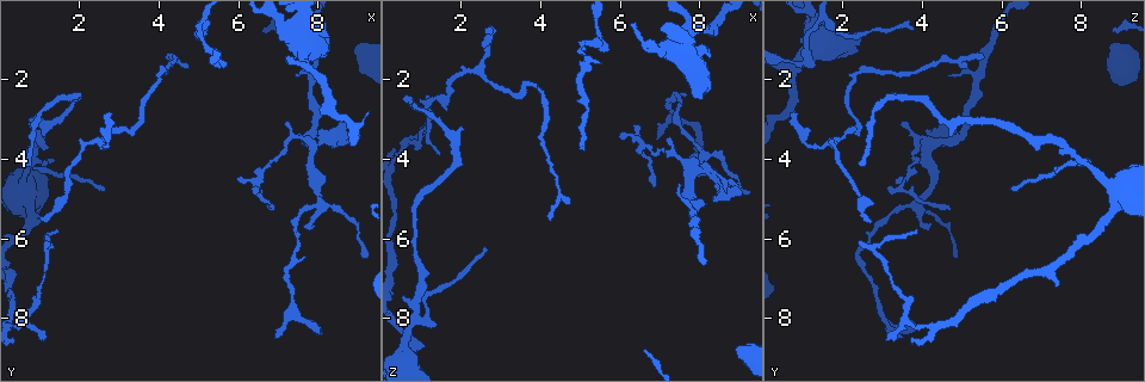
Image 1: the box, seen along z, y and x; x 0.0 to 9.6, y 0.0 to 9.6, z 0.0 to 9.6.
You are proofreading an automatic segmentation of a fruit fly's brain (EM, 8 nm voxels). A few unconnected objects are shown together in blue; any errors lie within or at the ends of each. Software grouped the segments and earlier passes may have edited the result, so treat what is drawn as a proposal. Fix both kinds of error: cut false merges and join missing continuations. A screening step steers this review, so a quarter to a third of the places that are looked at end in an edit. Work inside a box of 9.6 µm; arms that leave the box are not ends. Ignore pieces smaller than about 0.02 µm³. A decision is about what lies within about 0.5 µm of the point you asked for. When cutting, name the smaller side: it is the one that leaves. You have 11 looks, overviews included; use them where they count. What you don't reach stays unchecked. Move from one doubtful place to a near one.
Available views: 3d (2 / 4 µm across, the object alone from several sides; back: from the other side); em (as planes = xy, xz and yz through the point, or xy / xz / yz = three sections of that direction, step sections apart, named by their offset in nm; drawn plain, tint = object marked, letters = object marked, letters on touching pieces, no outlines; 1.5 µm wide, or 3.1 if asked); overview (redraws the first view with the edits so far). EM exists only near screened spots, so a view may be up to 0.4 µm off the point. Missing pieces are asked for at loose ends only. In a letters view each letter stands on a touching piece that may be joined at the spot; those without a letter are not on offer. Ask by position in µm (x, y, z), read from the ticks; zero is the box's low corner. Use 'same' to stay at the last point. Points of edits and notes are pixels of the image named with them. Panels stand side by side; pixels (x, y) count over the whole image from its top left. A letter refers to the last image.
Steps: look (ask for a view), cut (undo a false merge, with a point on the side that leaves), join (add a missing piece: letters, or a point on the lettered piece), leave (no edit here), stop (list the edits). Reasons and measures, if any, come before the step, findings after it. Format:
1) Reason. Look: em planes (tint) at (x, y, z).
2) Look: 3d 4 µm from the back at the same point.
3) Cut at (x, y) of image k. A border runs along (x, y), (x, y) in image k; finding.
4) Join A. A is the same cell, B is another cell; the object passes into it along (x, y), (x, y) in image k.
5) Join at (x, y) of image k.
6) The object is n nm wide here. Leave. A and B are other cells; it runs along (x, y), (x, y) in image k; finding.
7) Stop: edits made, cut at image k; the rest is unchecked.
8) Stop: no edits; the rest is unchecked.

Thin end. Look: em planes (letters) at (2.80, 2.80, 0.90).

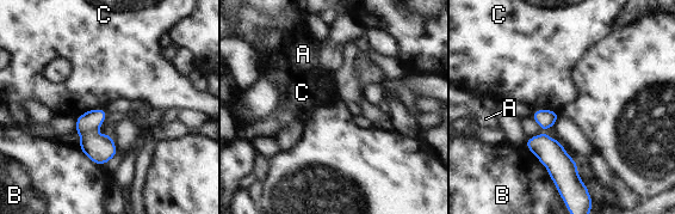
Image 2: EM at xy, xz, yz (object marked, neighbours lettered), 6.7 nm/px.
Leave. A, B and C are other cells; a border runs along (104, 108), (87, 110), (75, 120) in image 2; none of them fits.

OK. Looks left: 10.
An open end. Look: em yz step 4 (letters) at (7.25, 3.05, 3.50).

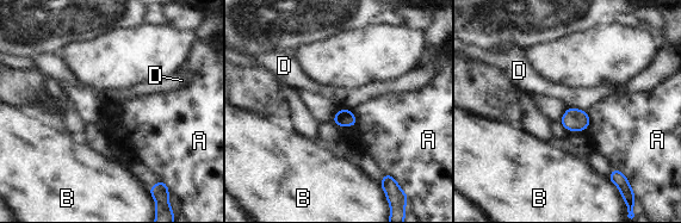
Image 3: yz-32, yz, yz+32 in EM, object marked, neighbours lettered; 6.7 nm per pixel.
The longest contact is with D, 140 nm. Leave. A, B and D are other cells; a border runs along (568, 106), (575, 106), (587, 112) in image 3; no lettered piece goes on from it.

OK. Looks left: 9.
Two arms in line, one across. Look: 3d 2 µm at (0.85, 4.05, 8.00).

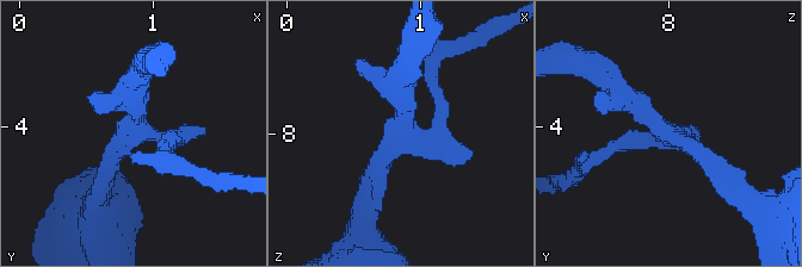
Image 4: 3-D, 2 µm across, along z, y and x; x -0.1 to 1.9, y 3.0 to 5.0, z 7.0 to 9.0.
3 arms meet here. Look: em planes (letters) at (0.90, 4.04, 8.00).

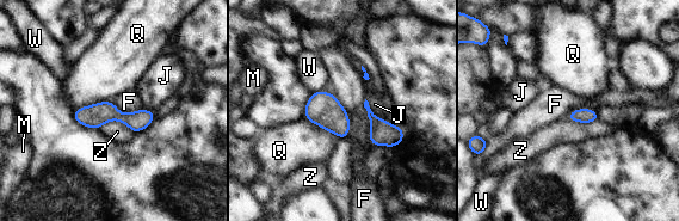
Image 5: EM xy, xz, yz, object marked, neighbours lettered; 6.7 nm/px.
The object is 100 nm wide here. Leave. F, J, M, Q, W and Z are other cells; a border runs along (304, 115), (310, 122), (340, 137) in image 5; one neuron here.

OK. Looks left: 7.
Thin end. Look: 3d 4 µm at (1.15, 8.50, 3.05).

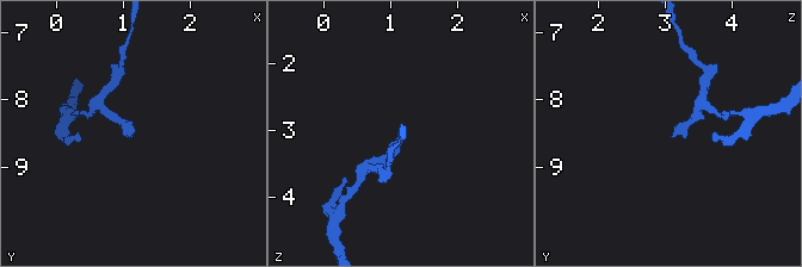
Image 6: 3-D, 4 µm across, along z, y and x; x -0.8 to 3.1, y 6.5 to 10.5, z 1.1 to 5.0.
Shape alone is not enough. Look: em yz step 8 (letters) at (1.10, 8.55, 3.10).

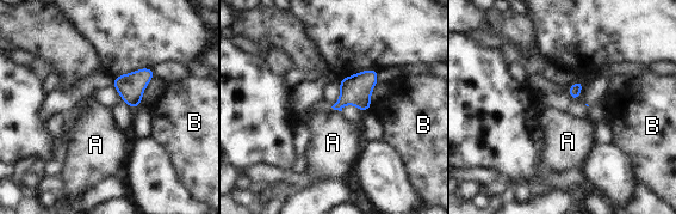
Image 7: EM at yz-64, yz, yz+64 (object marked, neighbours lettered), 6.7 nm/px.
The longest contact is with A, 90 nm. Leave. A and B are other cells; none of them fits.

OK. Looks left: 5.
Stop: no edits; the rest is unchecked.

